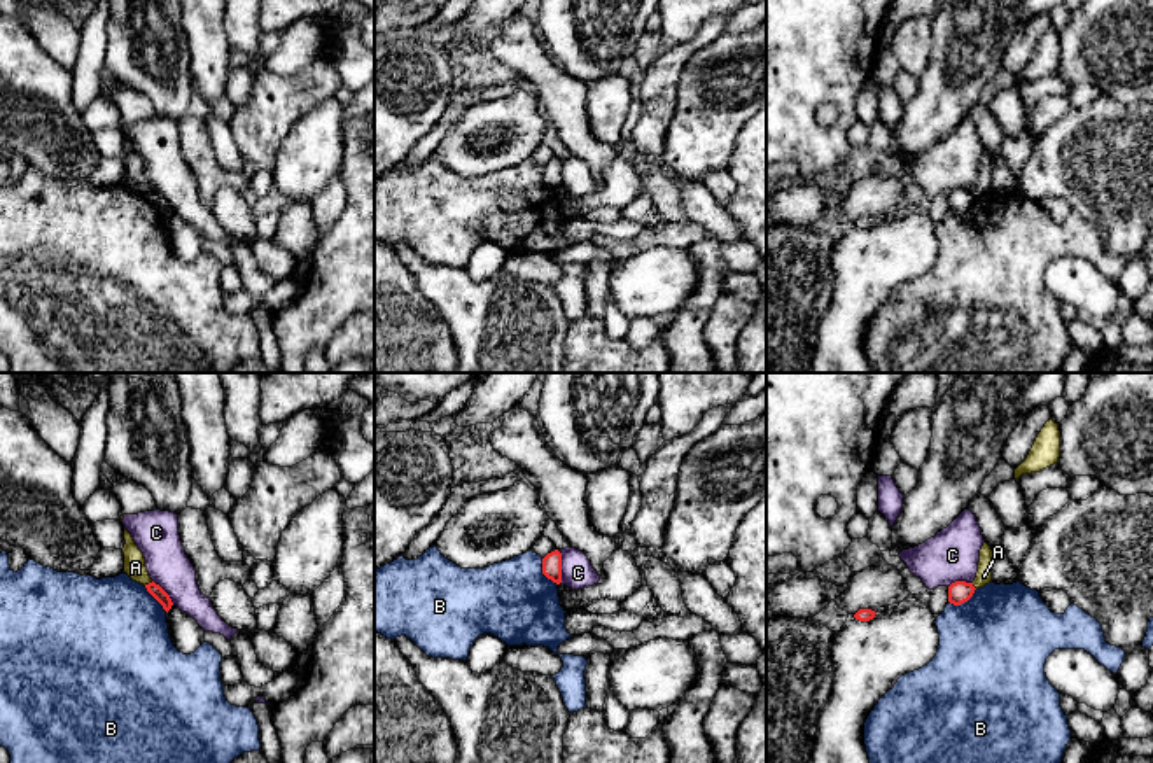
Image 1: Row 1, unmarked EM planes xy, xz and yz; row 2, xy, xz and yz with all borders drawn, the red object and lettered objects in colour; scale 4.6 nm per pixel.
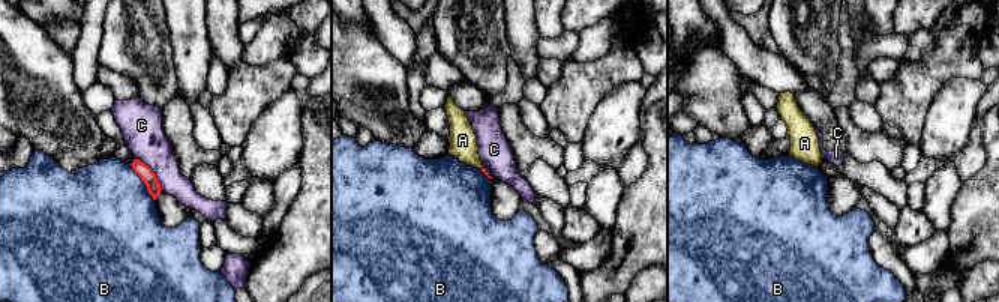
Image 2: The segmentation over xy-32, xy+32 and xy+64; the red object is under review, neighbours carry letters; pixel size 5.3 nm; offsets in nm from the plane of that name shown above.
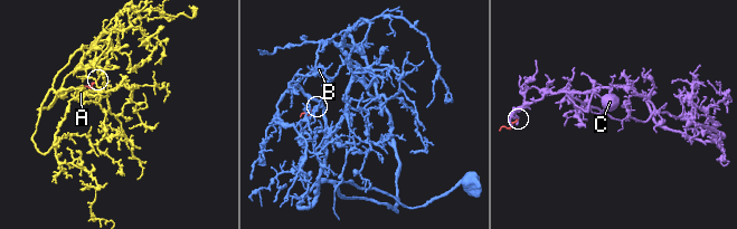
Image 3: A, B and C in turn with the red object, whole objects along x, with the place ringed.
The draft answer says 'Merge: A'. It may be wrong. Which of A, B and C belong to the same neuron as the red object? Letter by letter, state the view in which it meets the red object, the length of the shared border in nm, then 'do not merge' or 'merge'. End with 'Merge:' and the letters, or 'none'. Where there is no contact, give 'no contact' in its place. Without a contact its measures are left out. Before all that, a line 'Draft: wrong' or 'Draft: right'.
Draft: wrong
A: meets red in xy; contact 50 nm long; do not merge
B: meets red in yz; contact 140 nm long; do not merge
C: meets red in xz; contact 150 nm long; do not merge
Merge: none

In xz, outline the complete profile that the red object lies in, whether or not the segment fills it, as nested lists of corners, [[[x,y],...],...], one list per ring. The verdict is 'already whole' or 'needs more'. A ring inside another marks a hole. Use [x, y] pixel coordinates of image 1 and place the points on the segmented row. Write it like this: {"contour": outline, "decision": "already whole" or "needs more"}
{"contour": [[[558,550],[542,558],[542,574],[553,583],[562,583],[562,553]]], "decision": "already whole"}

